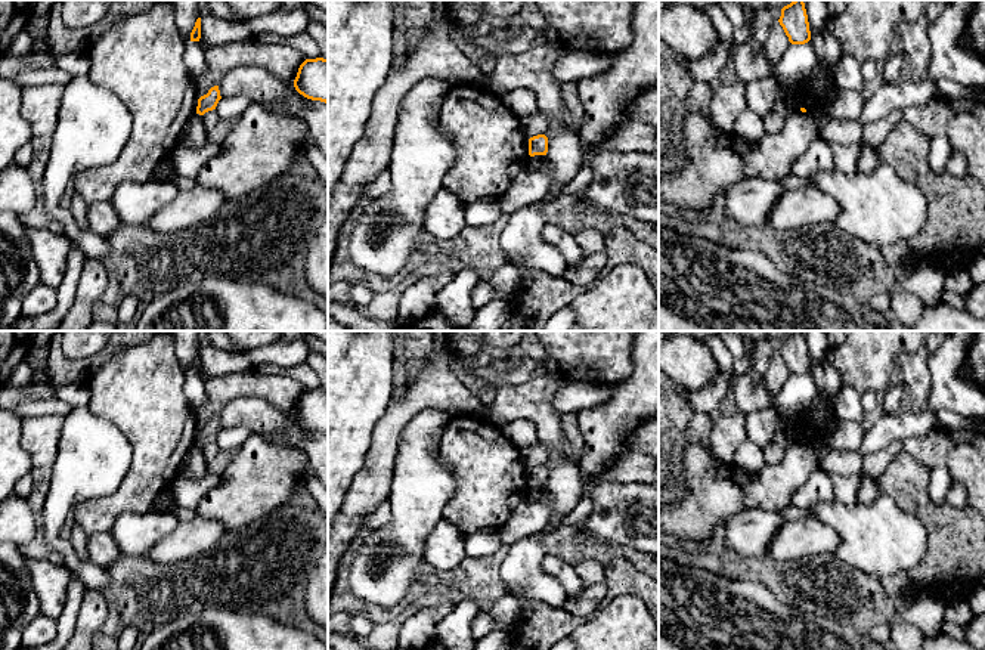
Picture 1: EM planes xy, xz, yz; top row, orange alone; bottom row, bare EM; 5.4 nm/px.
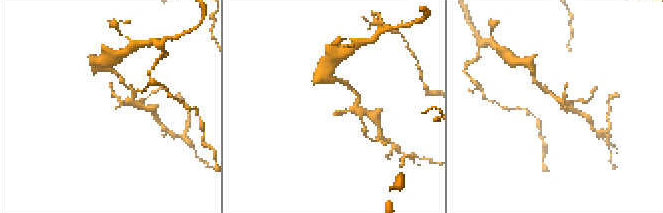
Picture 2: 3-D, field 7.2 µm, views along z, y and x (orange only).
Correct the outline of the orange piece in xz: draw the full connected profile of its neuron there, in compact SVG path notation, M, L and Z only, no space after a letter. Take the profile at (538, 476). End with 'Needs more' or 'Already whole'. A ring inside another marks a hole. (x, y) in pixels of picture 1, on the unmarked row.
M538 465L529 470L529 486L546 486L548 483L548 468L545 465Z. Already whole

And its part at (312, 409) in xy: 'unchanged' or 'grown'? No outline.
unchanged

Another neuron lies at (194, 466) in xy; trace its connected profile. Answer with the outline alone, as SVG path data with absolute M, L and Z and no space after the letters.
M195 445L185 455L182 461L180 473L176 482L201 479L207 473L208 473L208 468L207 468L207 461L202 455L202 448L199 445Z

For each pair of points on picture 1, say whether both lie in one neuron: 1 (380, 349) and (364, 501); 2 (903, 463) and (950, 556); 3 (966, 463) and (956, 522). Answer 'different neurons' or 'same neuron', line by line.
1: different neurons
2: same neuron
3: different neurons

